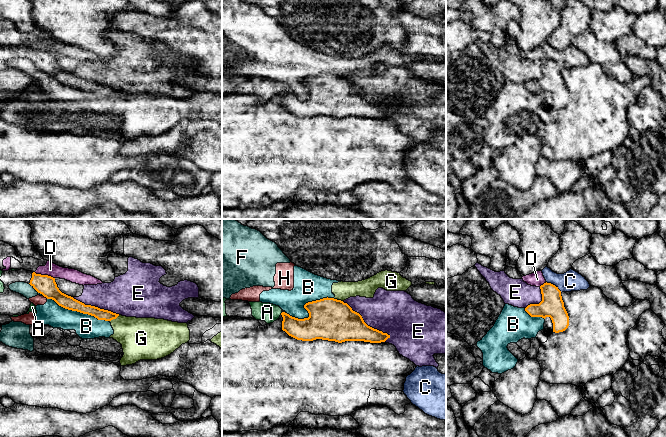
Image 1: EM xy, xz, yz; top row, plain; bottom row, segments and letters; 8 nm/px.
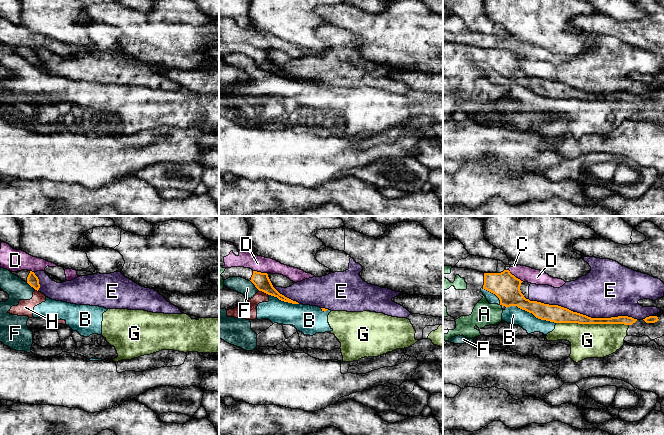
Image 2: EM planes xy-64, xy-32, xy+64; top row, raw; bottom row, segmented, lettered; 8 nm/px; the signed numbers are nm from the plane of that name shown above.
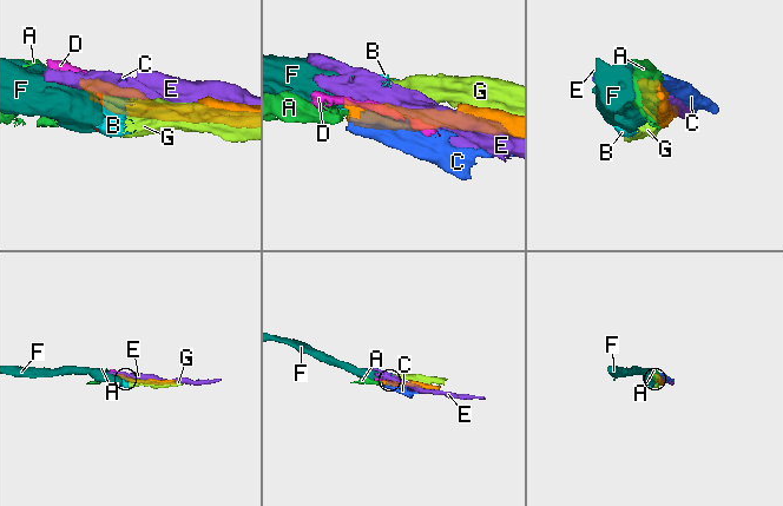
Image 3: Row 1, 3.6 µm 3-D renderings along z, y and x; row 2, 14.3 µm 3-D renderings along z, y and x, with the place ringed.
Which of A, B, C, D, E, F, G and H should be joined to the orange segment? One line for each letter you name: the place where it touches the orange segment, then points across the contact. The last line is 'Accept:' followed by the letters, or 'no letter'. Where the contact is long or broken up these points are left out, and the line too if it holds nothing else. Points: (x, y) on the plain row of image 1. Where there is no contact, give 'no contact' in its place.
A: meets orange in xz at (281, 89); runs through xz (307, 105), (297, 104), (281, 89), (267, 88)
Accept: A

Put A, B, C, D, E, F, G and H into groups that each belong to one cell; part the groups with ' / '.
A / B F G H / C D / E

